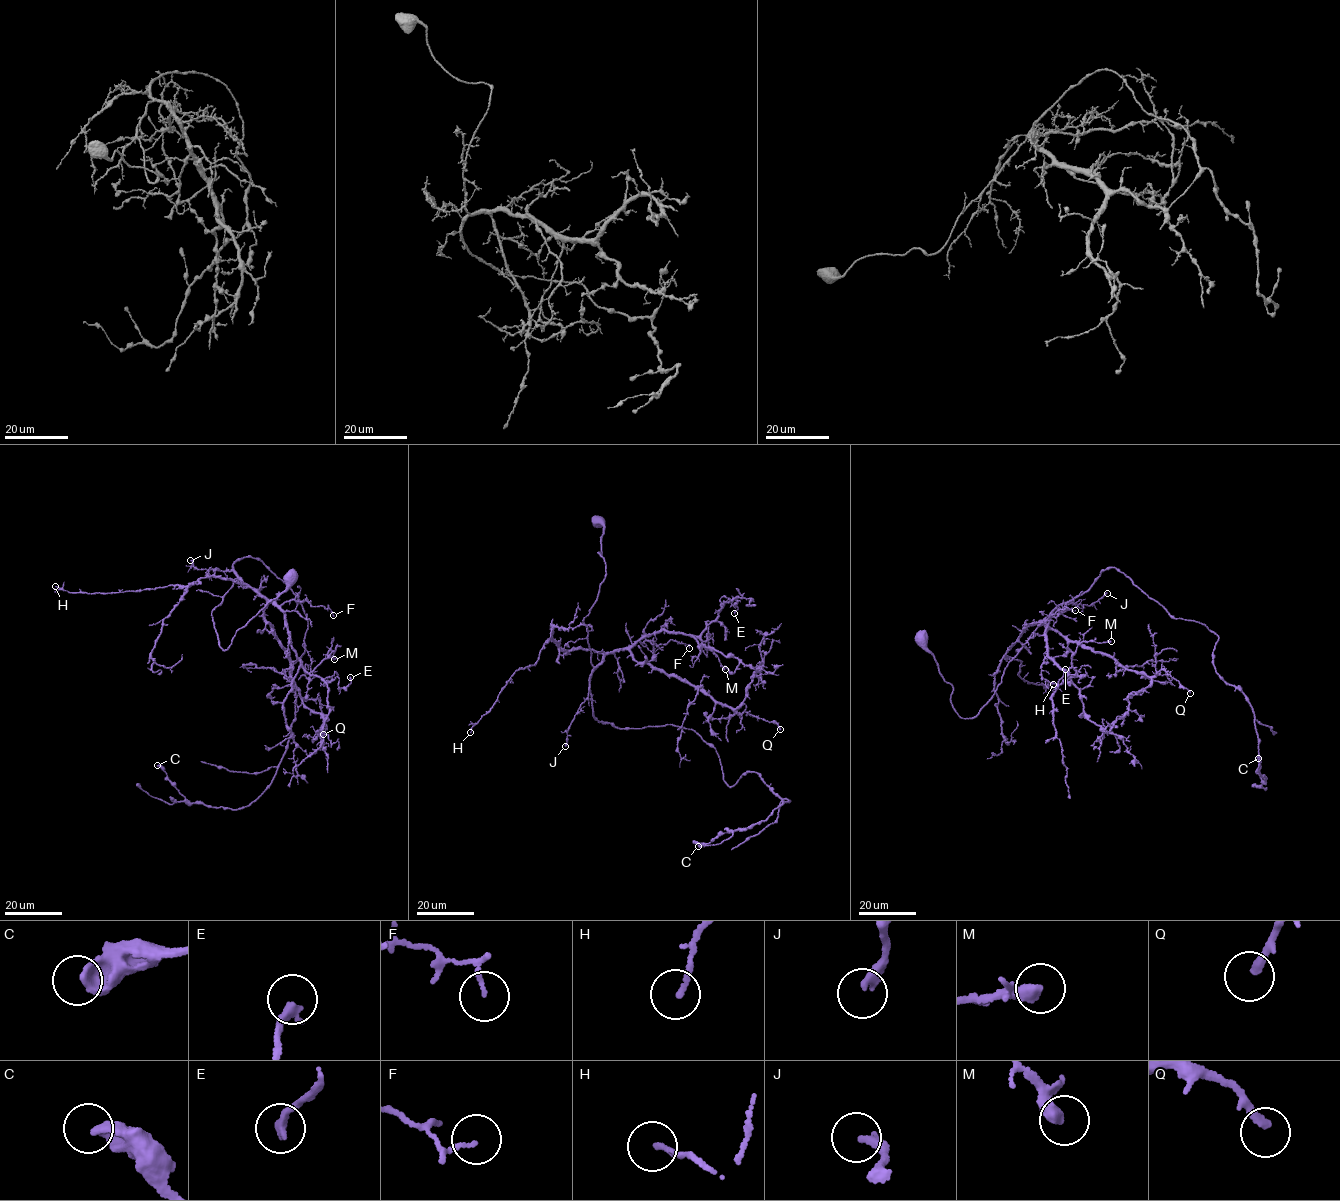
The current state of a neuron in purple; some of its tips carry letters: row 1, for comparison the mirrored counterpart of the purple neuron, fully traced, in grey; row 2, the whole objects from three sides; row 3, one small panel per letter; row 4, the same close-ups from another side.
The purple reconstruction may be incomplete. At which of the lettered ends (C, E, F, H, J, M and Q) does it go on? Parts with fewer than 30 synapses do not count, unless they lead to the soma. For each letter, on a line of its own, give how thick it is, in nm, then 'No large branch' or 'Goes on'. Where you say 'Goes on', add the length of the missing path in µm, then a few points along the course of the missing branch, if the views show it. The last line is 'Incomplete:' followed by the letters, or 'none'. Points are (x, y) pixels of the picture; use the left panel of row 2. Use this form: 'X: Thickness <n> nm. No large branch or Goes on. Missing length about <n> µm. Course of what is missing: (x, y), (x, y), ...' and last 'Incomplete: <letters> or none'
C: Thickness 360 nm. No large branch
E: Thickness 280 nm. No large branch
F: Thickness 80 nm. No large branch
H: Thickness 160 nm. No large branch
J: Thickness 280 nm. No large branch
M: Thickness 280 nm. No large branch
Q: Thickness 240 nm. No large branch
Incomplete: none

